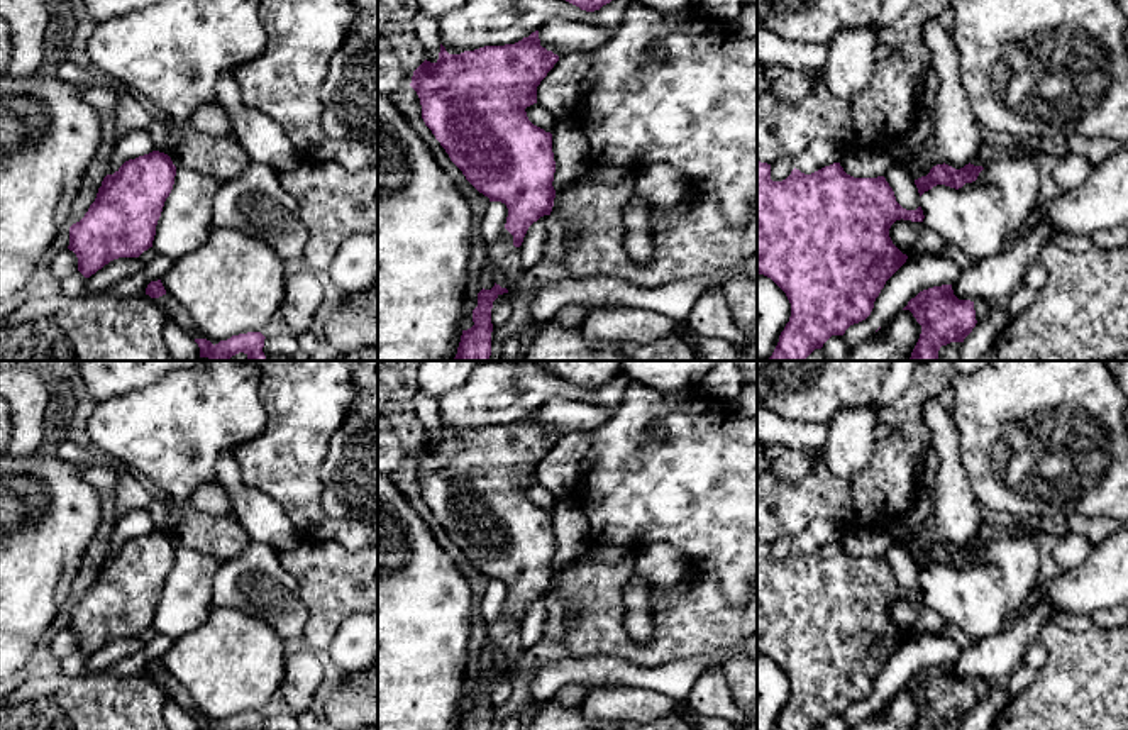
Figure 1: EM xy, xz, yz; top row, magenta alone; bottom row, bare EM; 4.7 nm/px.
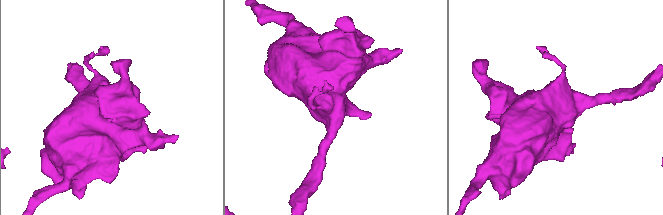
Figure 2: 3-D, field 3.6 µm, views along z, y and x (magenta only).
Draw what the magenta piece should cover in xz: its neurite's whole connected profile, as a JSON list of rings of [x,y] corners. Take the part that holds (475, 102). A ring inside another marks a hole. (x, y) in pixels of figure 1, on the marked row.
[[[539,30],[515,44],[484,46],[461,54],[449,54],[440,44],[439,59],[425,59],[410,83],[420,98],[425,125],[451,161],[489,202],[506,205],[505,229],[513,235],[515,247],[522,246],[528,227],[550,215],[554,207],[552,134],[534,125],[525,108],[537,103],[537,86],[557,61],[557,54],[540,46]]]

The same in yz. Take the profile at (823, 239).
[[[757,161],[757,274],[771,278],[788,296],[791,317],[767,361],[805,361],[821,349],[832,335],[865,320],[886,281],[906,263],[891,241],[889,229],[896,220],[923,222],[921,207],[903,208],[884,176],[854,178],[840,163],[825,166],[811,174],[793,169],[782,181],[771,180],[771,164]]]

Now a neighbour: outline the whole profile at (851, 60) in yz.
[[[876,25],[840,30],[827,42],[828,58],[823,73],[833,95],[847,98],[869,86],[876,42]]]

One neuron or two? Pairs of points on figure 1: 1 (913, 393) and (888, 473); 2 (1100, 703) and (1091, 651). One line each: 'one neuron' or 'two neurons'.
1: one neuron
2: one neuron

